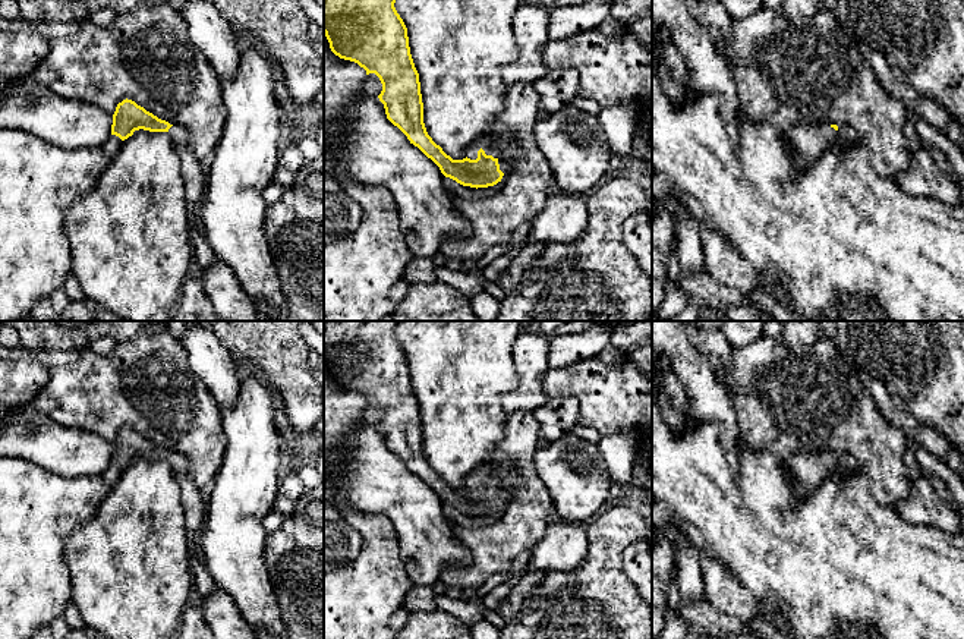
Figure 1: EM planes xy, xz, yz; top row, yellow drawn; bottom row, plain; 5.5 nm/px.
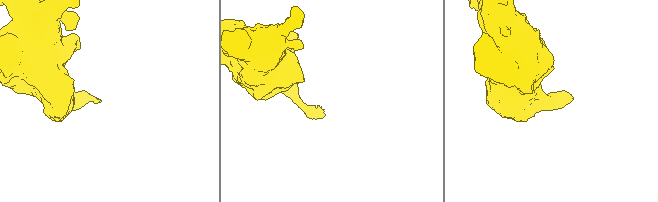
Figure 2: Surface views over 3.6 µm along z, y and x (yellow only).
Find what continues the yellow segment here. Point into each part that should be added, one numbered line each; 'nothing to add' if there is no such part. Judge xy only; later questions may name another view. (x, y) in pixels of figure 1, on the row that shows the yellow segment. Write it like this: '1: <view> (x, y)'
1: xy (179, 135)

